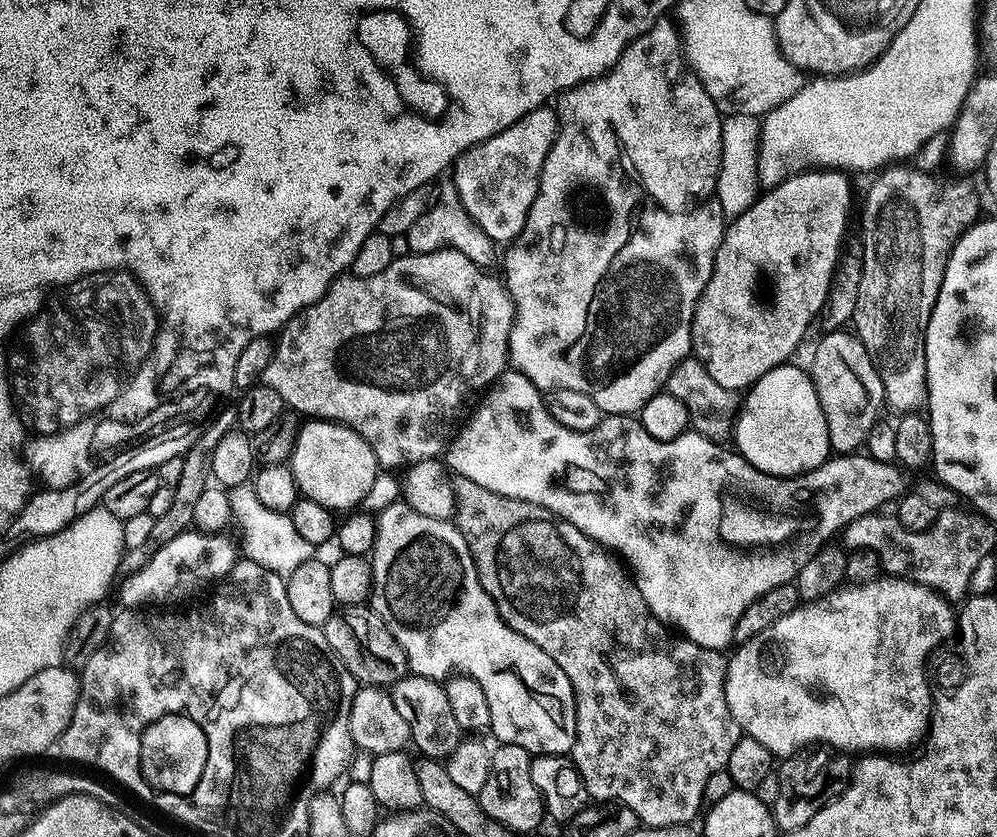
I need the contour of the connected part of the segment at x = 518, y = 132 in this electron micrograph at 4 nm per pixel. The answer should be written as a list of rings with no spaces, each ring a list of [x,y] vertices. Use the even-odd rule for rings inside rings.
[[[555,107],[535,108],[530,114],[518,118],[514,126],[506,126],[506,130],[478,142],[456,159],[450,180],[460,195],[460,205],[497,245],[504,246],[515,240],[522,226],[526,226],[526,214],[530,214],[530,206],[534,206],[542,166],[546,154],[550,154],[557,131]]]

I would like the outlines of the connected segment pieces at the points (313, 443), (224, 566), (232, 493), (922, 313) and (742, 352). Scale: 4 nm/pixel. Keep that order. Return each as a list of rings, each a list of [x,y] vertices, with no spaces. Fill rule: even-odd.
[[[315,418],[299,425],[296,433],[296,445],[290,457],[290,467],[296,479],[299,495],[303,499],[313,500],[333,510],[339,510],[339,508],[352,510],[363,505],[374,486],[374,478],[378,475],[374,450],[370,450],[367,442],[353,428],[348,428],[344,424],[337,424],[334,420],[318,420]]]
[[[189,530],[178,534],[178,538],[159,545],[146,566],[124,578],[125,581],[120,586],[121,605],[164,606],[167,605],[164,604],[167,600],[180,600],[203,584],[211,585],[222,580],[238,559],[237,545],[233,541],[232,545],[226,537],[224,534]]]
[[[251,483],[239,484],[236,488],[227,489],[232,507],[232,518],[235,527],[240,527],[239,547],[249,560],[258,562],[258,566],[266,566],[266,570],[274,570],[274,574],[288,577],[298,570],[302,562],[313,559],[314,546],[294,530],[291,515],[286,512],[266,510],[262,502],[258,502],[258,494],[254,494]],[[244,547],[244,548],[243,548]]]
[[[888,166],[876,178],[869,186],[868,197],[864,200],[864,265],[854,332],[866,346],[882,378],[887,407],[892,407],[896,414],[916,414],[928,403],[926,326],[942,286],[948,255],[952,253],[960,236],[981,219],[980,196],[968,184],[940,188],[935,175],[919,172],[914,166]]]
[[[840,170],[797,171],[776,187],[767,189],[763,195],[757,198],[754,206],[750,206],[750,210],[746,210],[746,214],[735,217],[725,227],[724,237],[714,258],[714,270],[710,274],[710,282],[706,282],[706,286],[698,298],[692,319],[692,352],[695,359],[700,360],[702,366],[706,366],[706,370],[710,374],[710,378],[714,378],[714,382],[733,390],[747,390],[758,382],[758,378],[762,378],[762,374],[774,370],[779,364],[789,363],[795,357],[792,355],[795,354],[796,347],[803,342],[808,327],[815,320],[817,323],[818,317],[823,313],[824,305],[828,302],[832,275],[836,269],[836,262],[840,258],[842,245],[846,240],[844,230],[848,226],[848,210],[852,206],[852,184],[847,179],[851,180]]]

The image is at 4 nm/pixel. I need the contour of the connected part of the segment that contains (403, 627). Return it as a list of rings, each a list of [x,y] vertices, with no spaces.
[[[403,502],[386,506],[377,517],[376,541],[370,553],[370,563],[372,566],[370,606],[380,615],[382,622],[386,622],[390,634],[394,634],[394,638],[402,646],[406,668],[411,675],[443,681],[445,677],[458,669],[470,678],[474,678],[478,682],[478,686],[482,686],[482,694],[486,694],[486,706],[490,706],[490,732],[497,736],[497,741],[500,744],[522,746],[522,750],[526,750],[531,757],[566,756],[571,753],[576,737],[576,695],[570,686],[570,678],[566,678],[566,674],[562,674],[562,666],[558,666],[558,662],[554,662],[554,658],[550,658],[550,654],[546,654],[546,650],[542,650],[542,646],[534,646],[534,642],[530,642],[530,638],[518,634],[518,630],[511,628],[501,618],[495,602],[490,598],[490,594],[486,594],[486,590],[478,578],[478,570],[474,558],[470,554],[470,546],[466,546],[466,538],[462,538],[462,534],[452,520],[426,518],[426,514],[413,512],[412,507]]]

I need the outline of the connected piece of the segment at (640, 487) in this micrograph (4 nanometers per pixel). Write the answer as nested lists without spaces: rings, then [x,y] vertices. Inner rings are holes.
[[[505,370],[496,381],[483,393],[484,401],[476,408],[476,413],[464,424],[464,429],[457,431],[451,437],[446,448],[446,464],[456,476],[470,478],[470,482],[478,482],[478,486],[486,486],[486,490],[494,490],[494,494],[502,494],[506,498],[518,498],[522,502],[530,502],[542,506],[552,512],[553,517],[578,526],[600,545],[613,553],[630,569],[630,575],[635,580],[642,598],[646,598],[646,606],[664,624],[671,626],[677,633],[683,634],[698,646],[706,646],[717,650],[727,649],[727,644],[733,643],[734,626],[742,618],[742,614],[759,596],[765,596],[774,586],[782,586],[795,581],[796,576],[820,553],[821,548],[833,539],[835,534],[843,533],[851,520],[879,513],[883,504],[891,505],[905,495],[904,480],[900,476],[901,469],[895,463],[877,463],[869,454],[836,454],[825,464],[801,476],[771,476],[758,470],[739,452],[723,443],[706,438],[702,433],[689,430],[678,438],[659,440],[650,438],[640,425],[635,415],[609,416],[605,415],[594,426],[594,430],[579,432],[562,426],[548,412],[544,405],[541,389],[536,388],[530,378],[526,378],[515,370]]]

